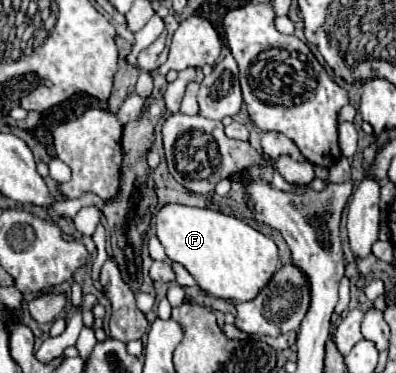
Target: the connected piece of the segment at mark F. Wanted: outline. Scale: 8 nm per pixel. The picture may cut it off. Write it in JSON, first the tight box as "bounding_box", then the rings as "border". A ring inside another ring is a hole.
{"bounding_box":[156,204,278,302],"border":[[[164,204],[156,214],[156,236],[166,256],[182,264],[196,278],[200,288],[216,298],[234,298],[238,302],[252,300],[278,268],[278,248],[274,240],[218,210]]]}

